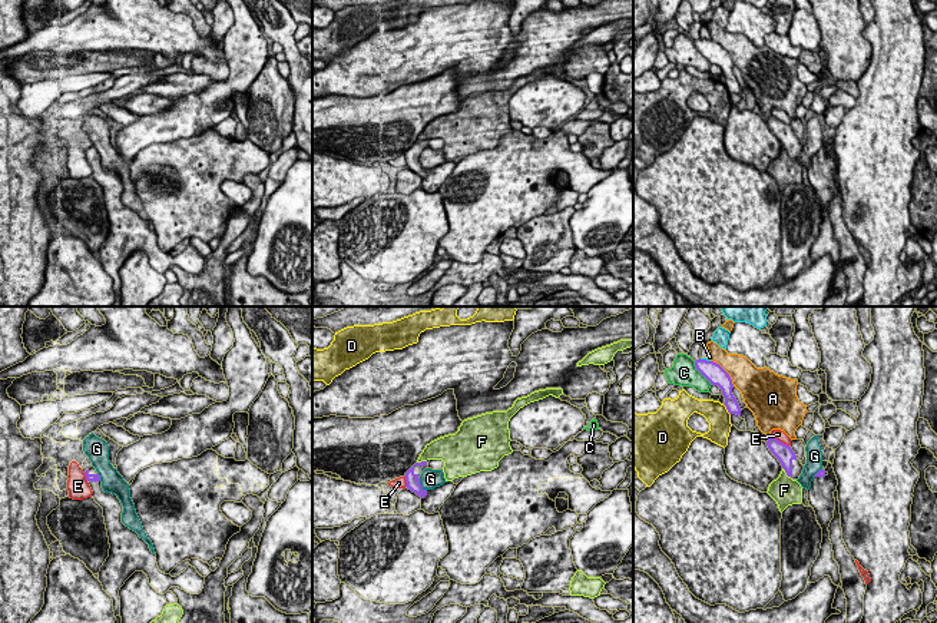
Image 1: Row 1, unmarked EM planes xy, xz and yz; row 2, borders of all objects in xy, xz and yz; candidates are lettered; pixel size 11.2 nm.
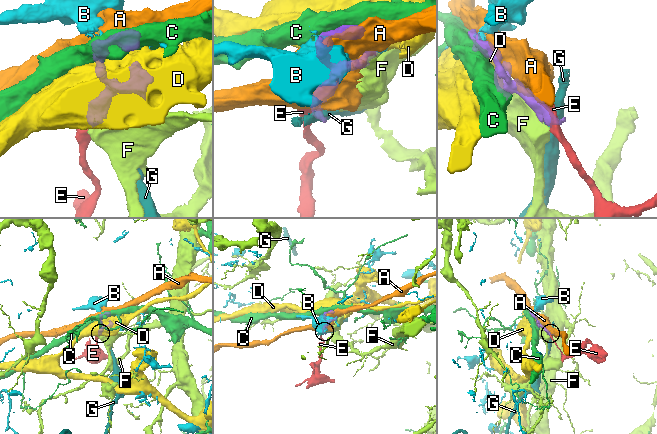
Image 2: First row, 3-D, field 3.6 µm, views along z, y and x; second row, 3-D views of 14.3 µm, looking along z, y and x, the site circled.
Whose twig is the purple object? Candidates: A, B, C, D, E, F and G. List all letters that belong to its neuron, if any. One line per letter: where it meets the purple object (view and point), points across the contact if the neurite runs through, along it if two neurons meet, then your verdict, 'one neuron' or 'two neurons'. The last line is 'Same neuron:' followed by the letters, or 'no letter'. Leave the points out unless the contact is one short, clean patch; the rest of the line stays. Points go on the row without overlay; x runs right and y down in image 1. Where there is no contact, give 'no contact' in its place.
A: yz (725, 50) | two neurons
B: yz (705, 39) | two neurons
C: yz (701, 52) | two neurons
D: yz (727, 88) | two neurons
E: yz (780, 121) | two neurons
F: yz (785, 151) | two neurons
G: xz (420, 163) | along xz (419, 158), (419, 162), (426, 169) | two neurons
Same neuron: no letter

